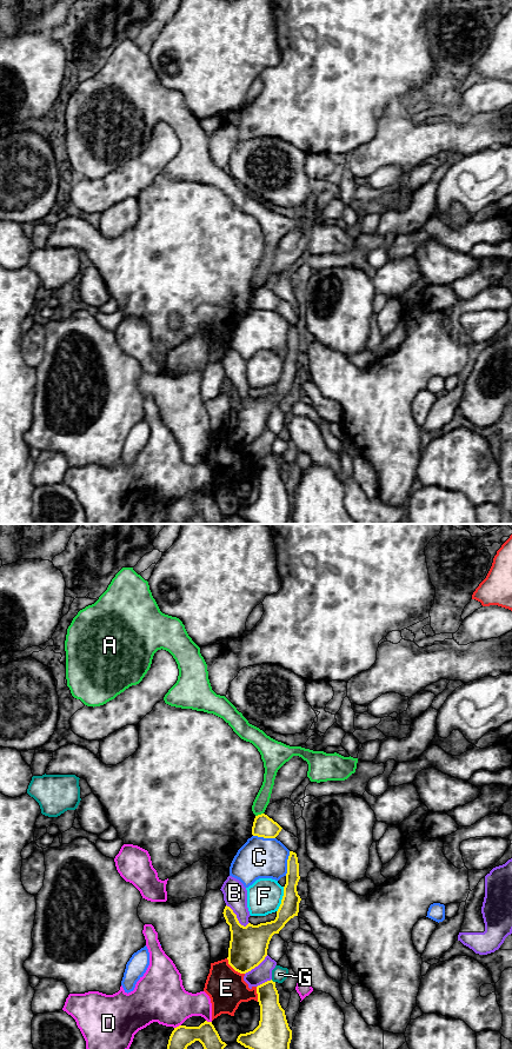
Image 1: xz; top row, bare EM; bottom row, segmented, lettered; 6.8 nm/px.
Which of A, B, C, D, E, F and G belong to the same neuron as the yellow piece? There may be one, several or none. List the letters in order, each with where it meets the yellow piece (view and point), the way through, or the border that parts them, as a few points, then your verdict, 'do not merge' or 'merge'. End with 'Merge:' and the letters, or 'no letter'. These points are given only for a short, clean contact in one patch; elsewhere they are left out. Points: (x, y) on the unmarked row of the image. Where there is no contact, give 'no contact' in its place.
A: meets yellow in xz at (259, 287); border along xz (263, 285), (256, 289); do not merge
B: meets yellow in xz at (237, 391); do not merge
C: meets yellow in xz at (287, 336); do not merge
D: meets yellow in xz at (177, 499); do not merge
E: meets yellow in xz at (234, 442); do not merge
F: meets yellow in xz at (281, 372); do not merge
G: meets yellow in xz at (272, 453); border along xz (271, 452), (274, 455); do not merge
Merge: no letter

